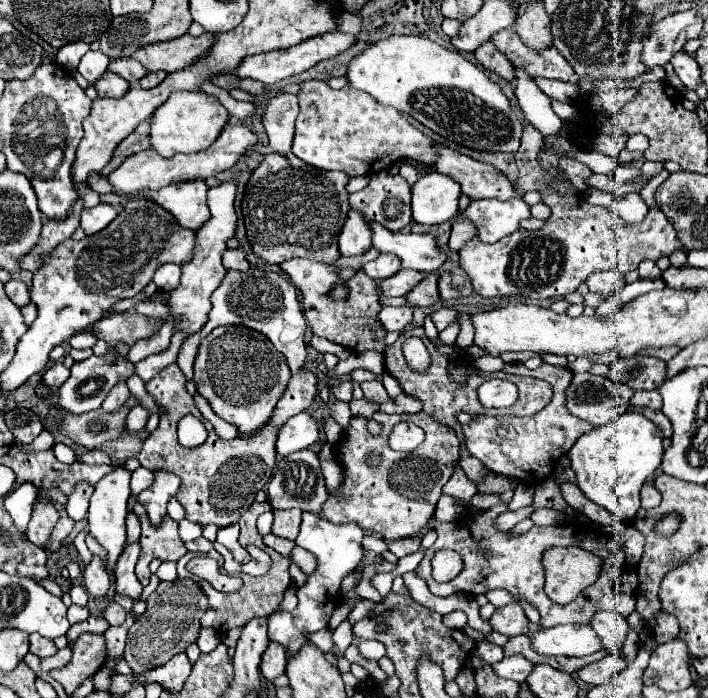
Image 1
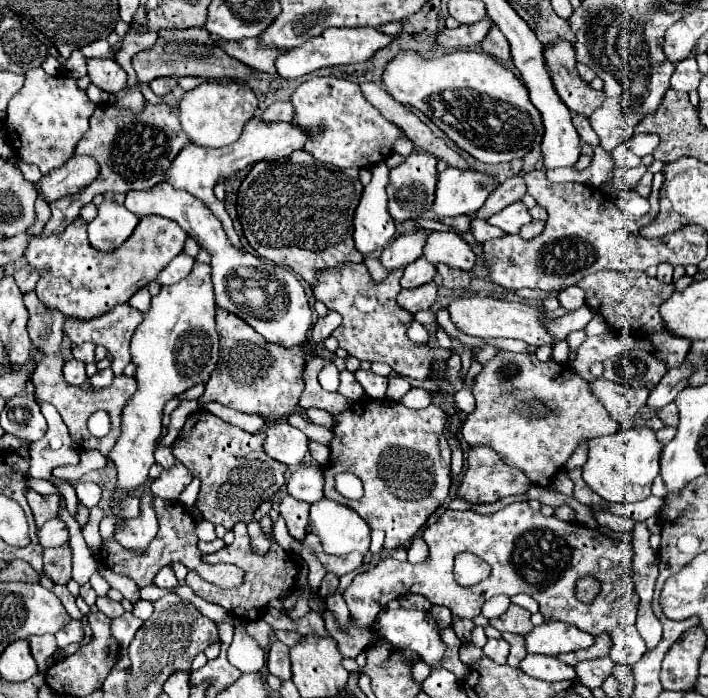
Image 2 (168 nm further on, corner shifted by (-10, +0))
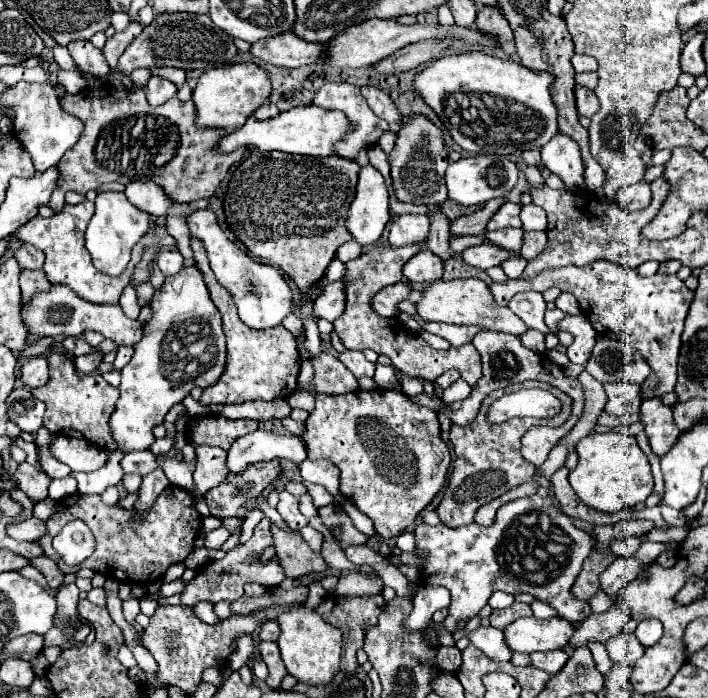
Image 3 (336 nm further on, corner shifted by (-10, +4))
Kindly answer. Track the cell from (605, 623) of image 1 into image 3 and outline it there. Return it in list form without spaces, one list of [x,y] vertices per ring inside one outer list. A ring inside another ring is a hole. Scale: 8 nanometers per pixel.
[[[620,633],[606,641],[606,651],[614,663],[634,665],[644,655],[644,645],[634,633]]]

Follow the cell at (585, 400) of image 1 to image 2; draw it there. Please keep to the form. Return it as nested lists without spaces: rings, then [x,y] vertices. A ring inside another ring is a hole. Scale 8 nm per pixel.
[[[598,377],[592,385],[594,395],[600,399],[600,403],[606,407],[610,417],[618,423],[624,423],[630,419],[642,405],[646,405],[648,389],[634,389],[626,385],[616,385],[612,381],[606,381]]]

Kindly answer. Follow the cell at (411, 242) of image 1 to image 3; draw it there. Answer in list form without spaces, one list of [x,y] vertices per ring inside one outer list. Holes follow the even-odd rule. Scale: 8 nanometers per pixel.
[[[482,243],[482,245],[474,245],[474,247],[466,247],[460,257],[472,265],[472,267],[480,267],[480,269],[490,269],[494,265],[500,265],[506,257],[510,255],[520,255],[520,251],[506,251],[500,249],[498,245],[492,243]]]

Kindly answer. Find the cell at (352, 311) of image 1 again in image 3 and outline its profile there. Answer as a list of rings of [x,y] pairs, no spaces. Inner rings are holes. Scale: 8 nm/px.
[[[422,245],[416,247],[400,247],[400,249],[392,249],[392,247],[374,247],[368,253],[362,253],[358,259],[348,261],[346,271],[344,271],[344,295],[346,295],[346,309],[344,315],[340,315],[334,321],[336,333],[340,337],[340,341],[344,343],[346,349],[354,349],[354,351],[364,351],[364,349],[372,349],[380,355],[388,355],[392,359],[392,365],[406,373],[408,377],[418,377],[418,379],[426,379],[426,381],[436,381],[436,377],[440,377],[444,371],[448,369],[458,369],[462,379],[466,383],[470,383],[472,387],[476,385],[476,381],[482,375],[482,367],[480,367],[480,353],[476,351],[476,347],[472,343],[464,343],[460,347],[450,347],[446,351],[438,351],[434,347],[430,347],[428,341],[424,341],[422,337],[416,339],[416,335],[408,329],[402,329],[398,325],[398,321],[394,317],[382,317],[378,315],[370,301],[372,297],[382,291],[388,285],[394,285],[398,281],[402,281],[402,265],[416,255],[422,249]]]

